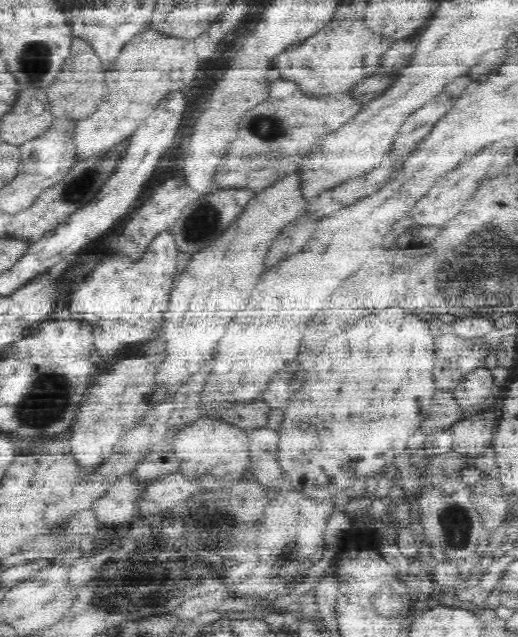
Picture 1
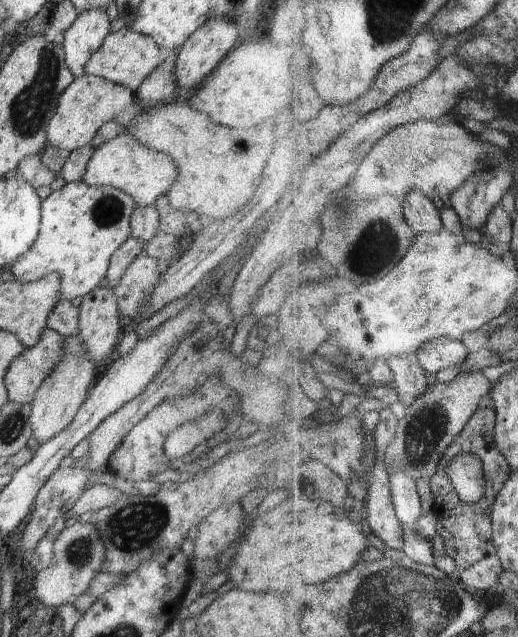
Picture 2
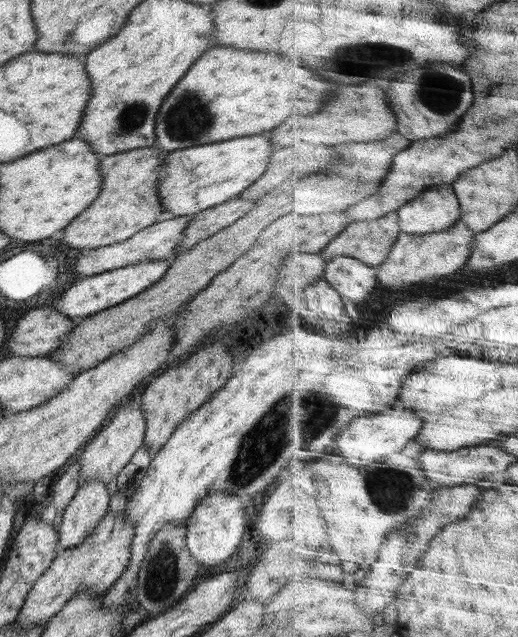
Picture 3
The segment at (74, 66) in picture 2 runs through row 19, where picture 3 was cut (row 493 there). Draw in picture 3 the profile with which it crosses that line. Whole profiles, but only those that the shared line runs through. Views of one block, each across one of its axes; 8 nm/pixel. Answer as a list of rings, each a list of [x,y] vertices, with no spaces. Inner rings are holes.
[[[92,482],[92,484],[79,484],[78,492],[68,502],[68,508],[64,510],[62,524],[60,524],[59,542],[60,549],[80,547],[94,532],[100,522],[100,518],[108,511],[107,484],[104,482]]]

